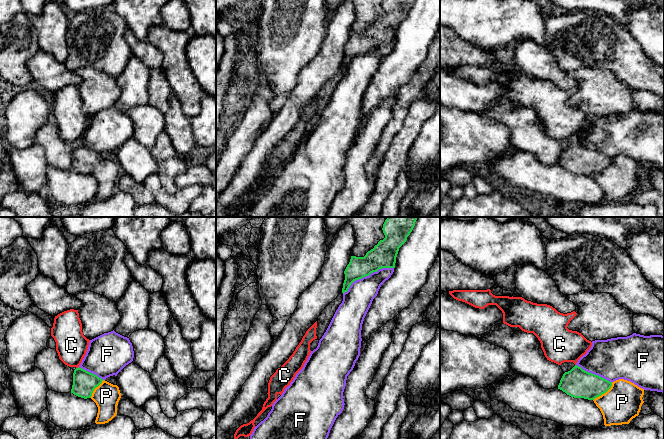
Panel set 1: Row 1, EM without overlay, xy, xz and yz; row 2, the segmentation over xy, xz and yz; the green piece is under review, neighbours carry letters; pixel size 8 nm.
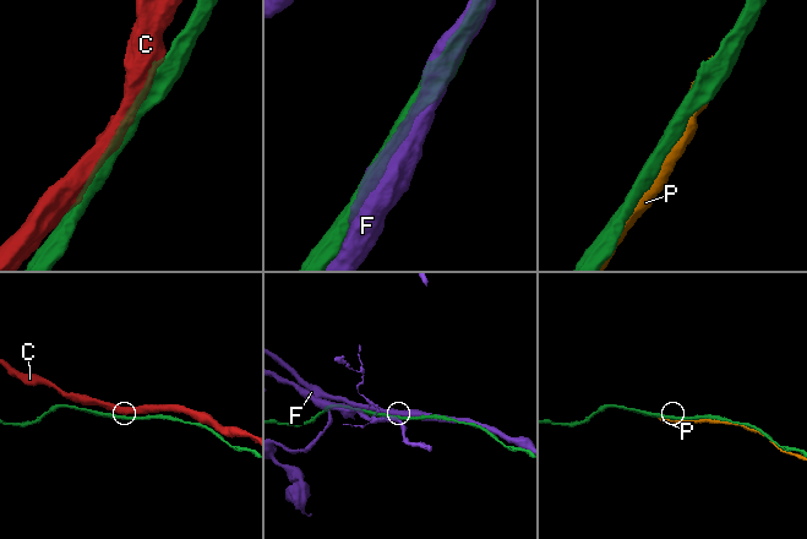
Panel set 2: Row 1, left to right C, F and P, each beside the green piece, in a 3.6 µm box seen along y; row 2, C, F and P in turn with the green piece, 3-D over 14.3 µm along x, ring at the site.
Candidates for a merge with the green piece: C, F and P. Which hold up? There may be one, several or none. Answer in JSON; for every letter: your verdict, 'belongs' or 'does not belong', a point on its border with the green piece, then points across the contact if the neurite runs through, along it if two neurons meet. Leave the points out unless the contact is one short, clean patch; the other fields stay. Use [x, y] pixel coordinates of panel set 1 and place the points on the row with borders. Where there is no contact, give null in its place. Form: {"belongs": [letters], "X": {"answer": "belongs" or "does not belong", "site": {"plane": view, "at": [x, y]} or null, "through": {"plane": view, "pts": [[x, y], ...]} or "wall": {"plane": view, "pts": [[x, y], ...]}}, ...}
{"belongs": [], "C": {"answer": "does not belong", "site": {"plane": "xy", "at": [78, 367]}, "wall": {"plane": "xy", "pts": [[78, 366], [76, 368]]}}, "F": {"answer": "does not belong", "site": {"plane": "xz", "at": [367, 275]}}, "P": {"answer": "does not belong", "site": {"plane": "yz", "at": [604, 392]}}}

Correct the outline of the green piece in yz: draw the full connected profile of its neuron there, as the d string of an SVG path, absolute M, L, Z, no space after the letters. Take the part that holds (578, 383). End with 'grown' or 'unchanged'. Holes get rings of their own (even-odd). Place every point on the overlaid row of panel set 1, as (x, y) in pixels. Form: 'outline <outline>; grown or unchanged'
outline M575 365L563 374L558 389L574 398L594 400L606 393L611 386L612 382Z; unchanged

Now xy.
outline M78 367L73 373L71 393L84 399L91 398L94 389L98 387L102 381L103 379L97 375Z; unchanged

